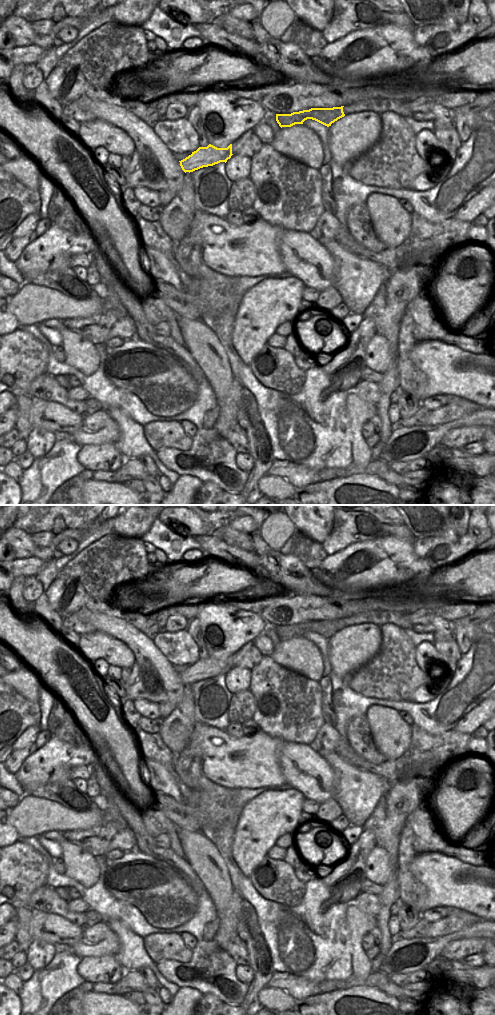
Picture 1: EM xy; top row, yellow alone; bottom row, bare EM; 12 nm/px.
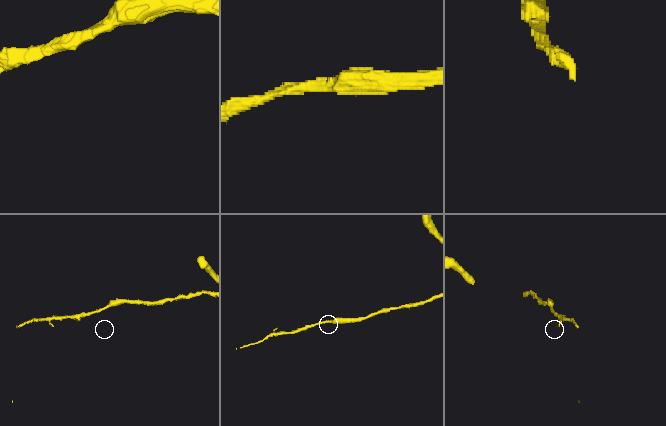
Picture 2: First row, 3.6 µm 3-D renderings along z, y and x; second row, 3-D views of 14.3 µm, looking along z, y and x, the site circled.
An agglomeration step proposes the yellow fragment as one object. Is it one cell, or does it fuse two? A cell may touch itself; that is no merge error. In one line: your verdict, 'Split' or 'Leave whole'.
Leave whole.

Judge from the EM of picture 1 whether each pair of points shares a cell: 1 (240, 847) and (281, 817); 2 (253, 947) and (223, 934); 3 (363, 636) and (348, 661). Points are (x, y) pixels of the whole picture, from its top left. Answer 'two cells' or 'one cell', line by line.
1: one cell
2: two cells
3: one cell

